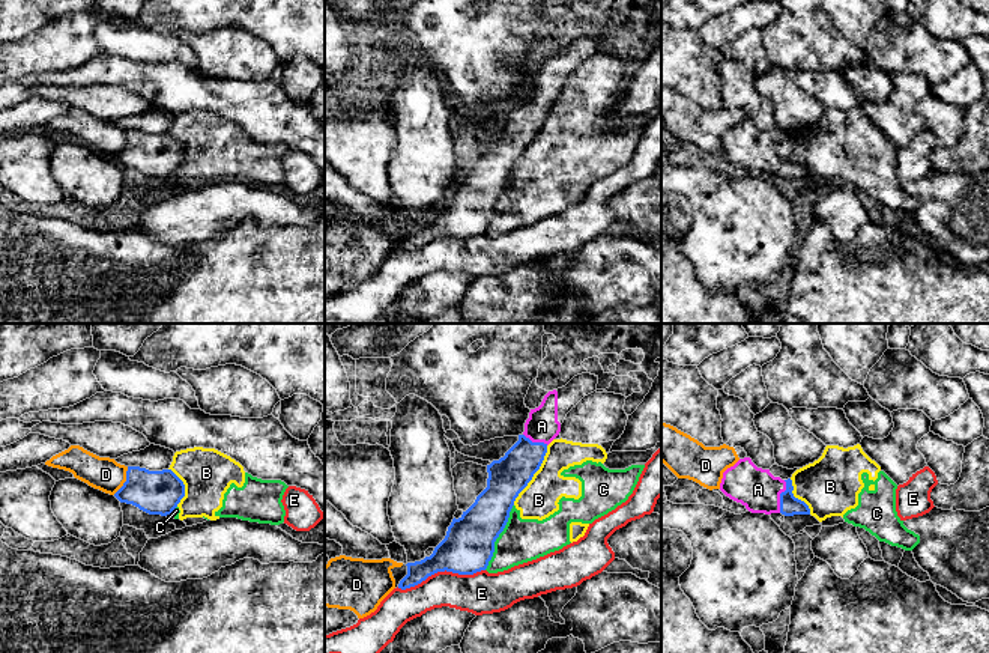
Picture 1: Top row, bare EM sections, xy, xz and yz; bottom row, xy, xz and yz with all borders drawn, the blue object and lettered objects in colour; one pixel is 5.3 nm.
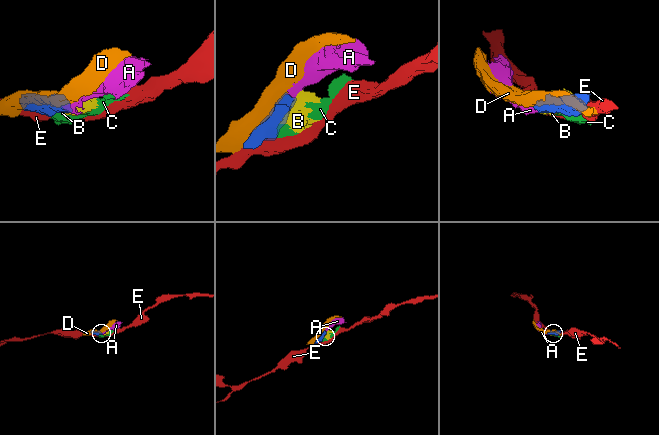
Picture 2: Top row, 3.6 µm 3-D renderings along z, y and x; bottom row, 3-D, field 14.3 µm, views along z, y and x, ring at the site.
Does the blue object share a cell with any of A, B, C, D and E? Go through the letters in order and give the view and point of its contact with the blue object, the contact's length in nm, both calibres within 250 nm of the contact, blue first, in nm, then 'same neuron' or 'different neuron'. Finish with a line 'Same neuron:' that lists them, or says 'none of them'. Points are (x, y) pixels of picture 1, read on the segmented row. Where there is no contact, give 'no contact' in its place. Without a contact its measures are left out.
A: contact yz (780, 497); length 180 nm; calibres 110 and 220 nm; same neuron
B: contact xz (532, 476); length 380 nm; calibres 200 and 200 nm; different neuron
C: contact xz (498, 536); length 380 nm; calibres 280 and 240 nm; different neuron
D: contact xy (127, 480); length 170 nm; calibres 240 and 180 nm; different neuron
E: contact xz (441, 570); length 480 nm; calibres 280 and 220 nm; different neuron
Same neuron: A

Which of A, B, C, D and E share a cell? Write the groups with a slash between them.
A / B C / D / E

